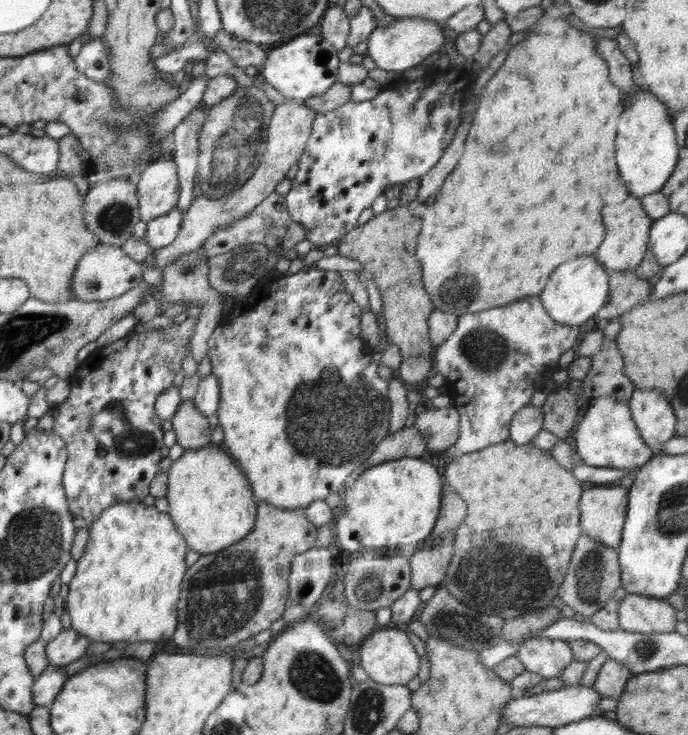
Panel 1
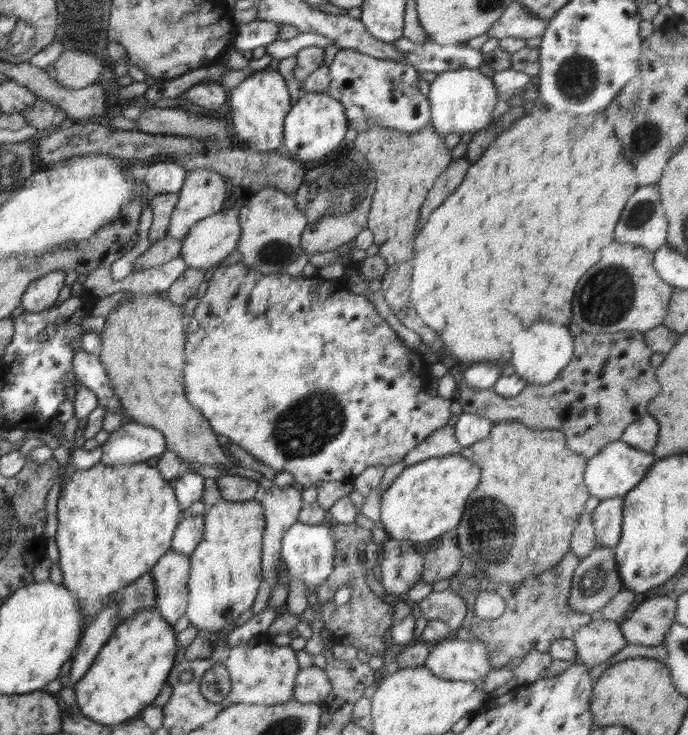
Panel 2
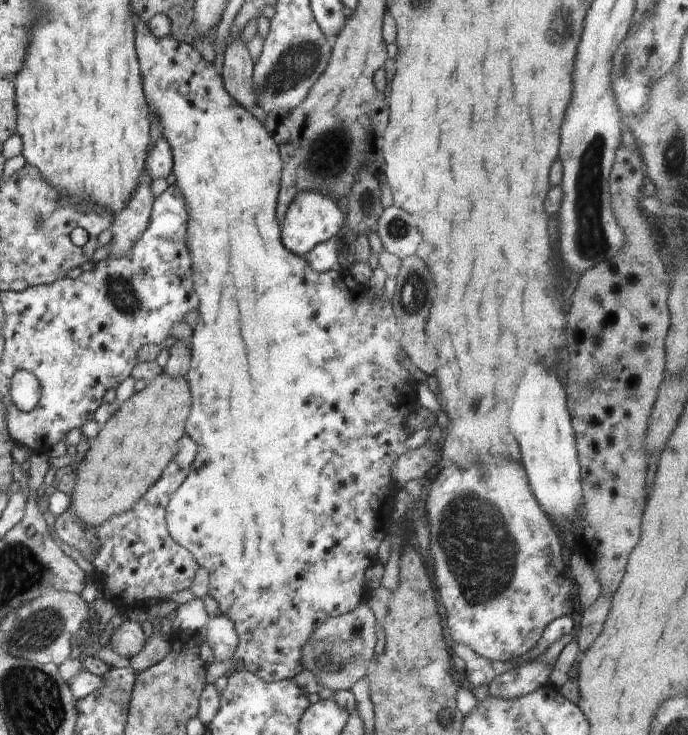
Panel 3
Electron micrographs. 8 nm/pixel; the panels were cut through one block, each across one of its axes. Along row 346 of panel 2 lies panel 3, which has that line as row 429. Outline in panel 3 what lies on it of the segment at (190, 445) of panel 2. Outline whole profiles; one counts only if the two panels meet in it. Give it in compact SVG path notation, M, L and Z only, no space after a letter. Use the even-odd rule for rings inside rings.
M161 373L148 381L147 386L128 398L118 411L104 424L98 436L89 438L90 448L86 458L77 467L76 485L71 495L71 506L84 528L98 528L112 516L120 516L132 510L138 500L148 492L162 476L162 472L178 452L179 440L185 435L186 419L192 404L188 381L183 378L170 378Z

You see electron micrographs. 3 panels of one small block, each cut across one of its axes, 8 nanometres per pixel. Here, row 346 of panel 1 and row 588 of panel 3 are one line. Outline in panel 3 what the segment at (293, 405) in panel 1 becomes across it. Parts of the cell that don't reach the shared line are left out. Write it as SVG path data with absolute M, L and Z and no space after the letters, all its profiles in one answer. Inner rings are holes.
M136 16L134 36L148 109L156 114L158 122L162 122L162 137L168 140L174 156L172 173L186 202L186 246L192 260L194 290L200 298L197 308L199 318L187 341L191 347L191 363L185 378L192 398L185 434L197 443L198 452L188 476L170 497L166 508L167 530L174 542L186 548L199 567L205 568L210 574L209 596L216 600L221 613L234 624L238 636L238 646L231 662L238 662L243 670L256 674L266 682L293 680L303 670L300 660L302 646L317 626L328 618L351 612L370 597L370 590L364 584L365 571L378 562L378 548L387 537L386 528L389 525L386 520L379 519L390 518L390 504L395 503L392 495L396 493L397 487L390 478L390 472L396 458L409 449L406 446L410 436L406 422L418 406L415 393L420 376L413 369L404 367L402 360L406 356L400 346L402 330L392 303L388 302L385 294L369 299L368 290L354 280L350 268L336 263L328 272L316 272L308 266L305 257L296 256L283 246L276 219L282 171L278 146L264 124L226 92L221 72L216 70L212 62L204 60L197 47L186 42L180 44L172 35L156 38L148 30L147 24Z

